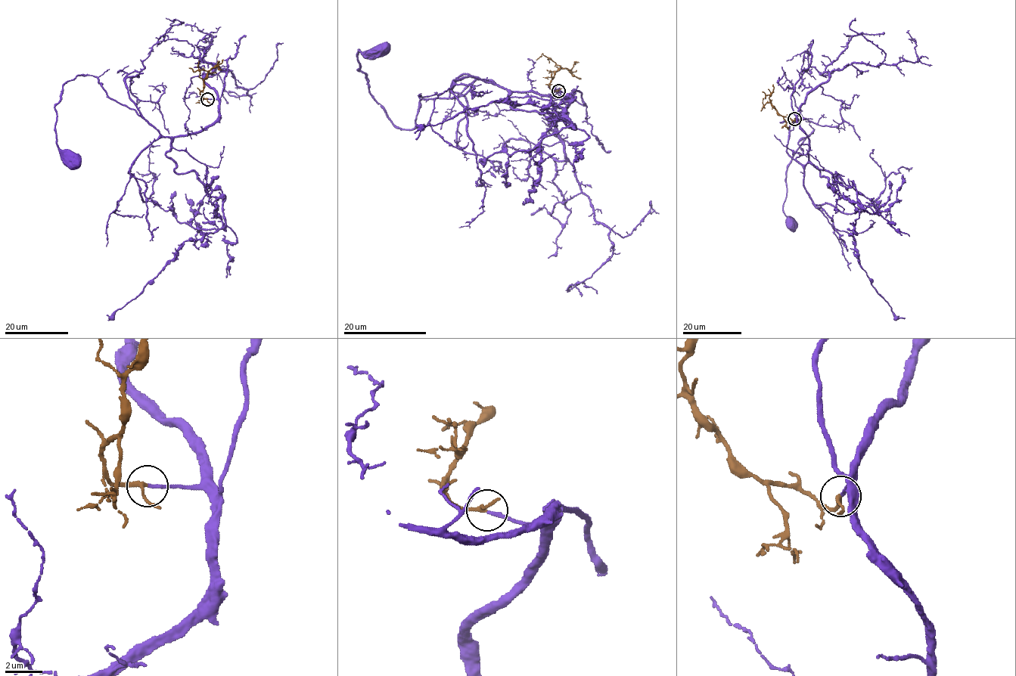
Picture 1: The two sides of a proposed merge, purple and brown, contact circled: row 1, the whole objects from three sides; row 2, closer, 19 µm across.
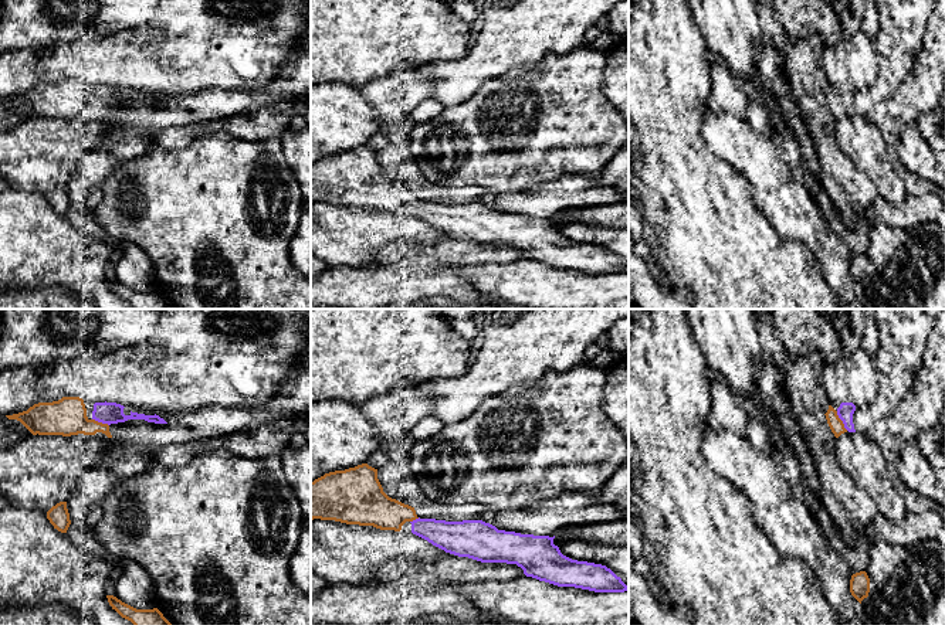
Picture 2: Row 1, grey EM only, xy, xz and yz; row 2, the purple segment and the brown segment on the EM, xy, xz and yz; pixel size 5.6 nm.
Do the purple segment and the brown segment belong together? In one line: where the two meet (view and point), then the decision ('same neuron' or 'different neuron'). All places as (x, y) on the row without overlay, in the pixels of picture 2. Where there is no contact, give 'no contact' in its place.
yz (842, 102) | same neuron

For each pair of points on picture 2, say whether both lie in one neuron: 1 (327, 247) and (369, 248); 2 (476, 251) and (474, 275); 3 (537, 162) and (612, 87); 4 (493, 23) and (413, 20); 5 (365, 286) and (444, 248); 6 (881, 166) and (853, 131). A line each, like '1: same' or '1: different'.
1: same
2: different
3: different
4: different
5: different
6: same

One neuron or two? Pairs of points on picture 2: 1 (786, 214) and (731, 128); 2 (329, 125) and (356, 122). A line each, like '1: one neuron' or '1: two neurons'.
1: one neuron
2: one neuron

